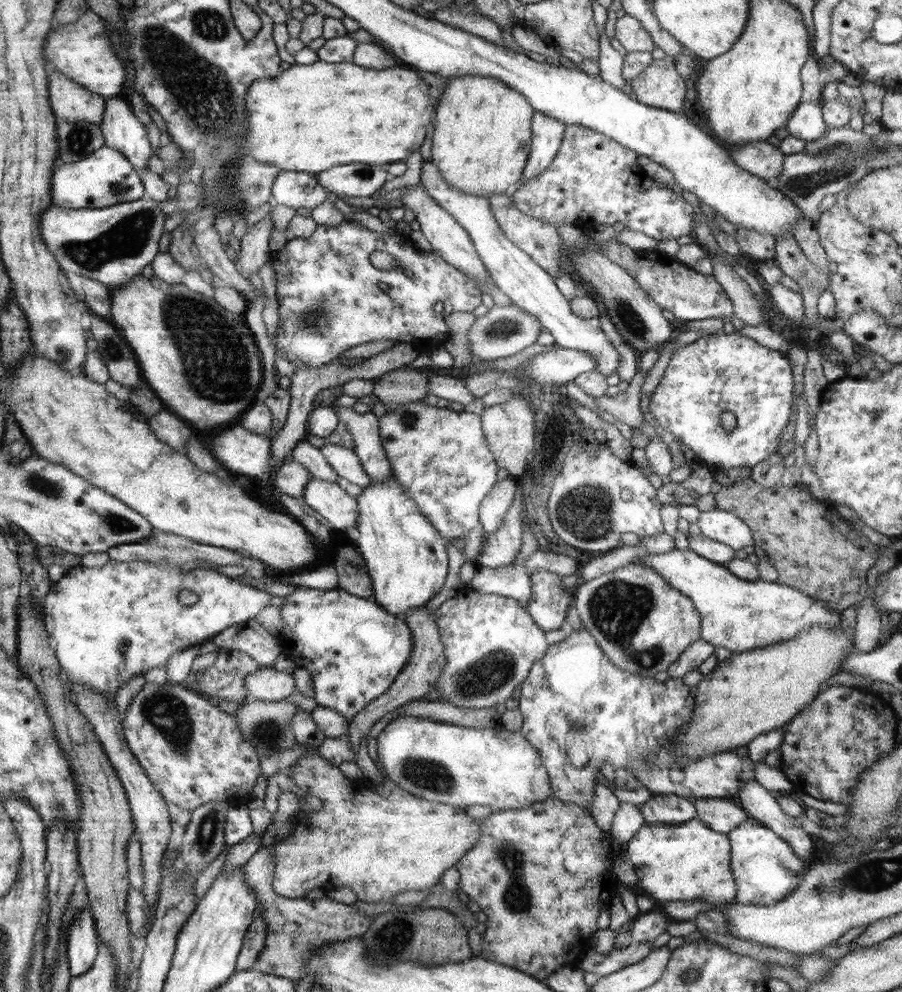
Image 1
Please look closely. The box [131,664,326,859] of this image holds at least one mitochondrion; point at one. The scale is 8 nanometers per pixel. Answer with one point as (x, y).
(168, 713)

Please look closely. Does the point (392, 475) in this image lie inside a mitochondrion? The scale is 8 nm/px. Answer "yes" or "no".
no

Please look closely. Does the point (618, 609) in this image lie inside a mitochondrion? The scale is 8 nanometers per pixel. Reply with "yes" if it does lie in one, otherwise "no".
yes

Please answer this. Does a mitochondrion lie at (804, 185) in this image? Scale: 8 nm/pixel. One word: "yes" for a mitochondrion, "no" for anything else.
yes

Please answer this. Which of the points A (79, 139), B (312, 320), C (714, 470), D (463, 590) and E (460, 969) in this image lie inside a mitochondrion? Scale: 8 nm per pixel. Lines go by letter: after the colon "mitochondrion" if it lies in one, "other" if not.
A: mitochondrion
B: mitochondrion
C: other
D: other
E: other

